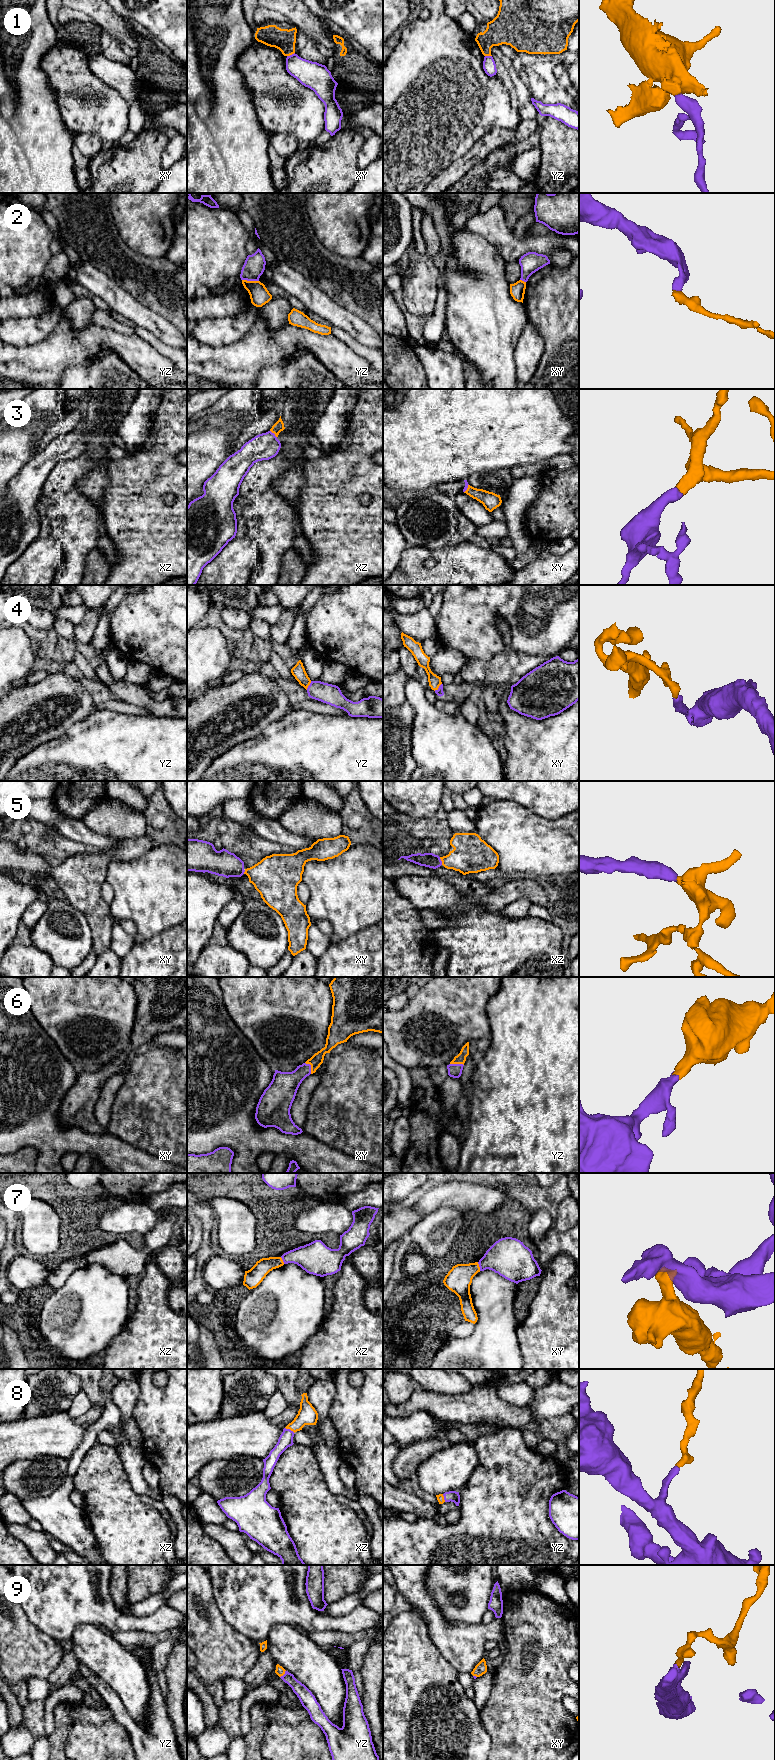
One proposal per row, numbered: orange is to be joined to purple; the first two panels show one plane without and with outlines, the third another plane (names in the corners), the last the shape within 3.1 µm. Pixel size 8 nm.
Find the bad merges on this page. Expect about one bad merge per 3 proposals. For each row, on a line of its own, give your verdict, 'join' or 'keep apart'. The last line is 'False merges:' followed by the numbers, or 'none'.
1: keep apart
2: keep apart
3: join
4: join
5: join
6: join
7: keep apart
8: join
9: join
False merges: 1, 2, 7

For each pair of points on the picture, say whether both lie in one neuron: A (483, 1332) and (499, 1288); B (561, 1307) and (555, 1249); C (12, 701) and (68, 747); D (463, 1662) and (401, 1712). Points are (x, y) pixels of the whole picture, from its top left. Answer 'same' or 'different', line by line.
A: same
B: different
C: different
D: different

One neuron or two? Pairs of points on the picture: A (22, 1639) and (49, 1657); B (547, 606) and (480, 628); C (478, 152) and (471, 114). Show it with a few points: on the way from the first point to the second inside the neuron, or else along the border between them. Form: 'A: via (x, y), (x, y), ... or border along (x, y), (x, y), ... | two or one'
A: via (29, 1646), (37, 1654), (42, 1654) | one
B: via (530, 606), (500, 606), (495, 611) | one
C: border along (496, 128), (485, 133), (459, 157) | two

